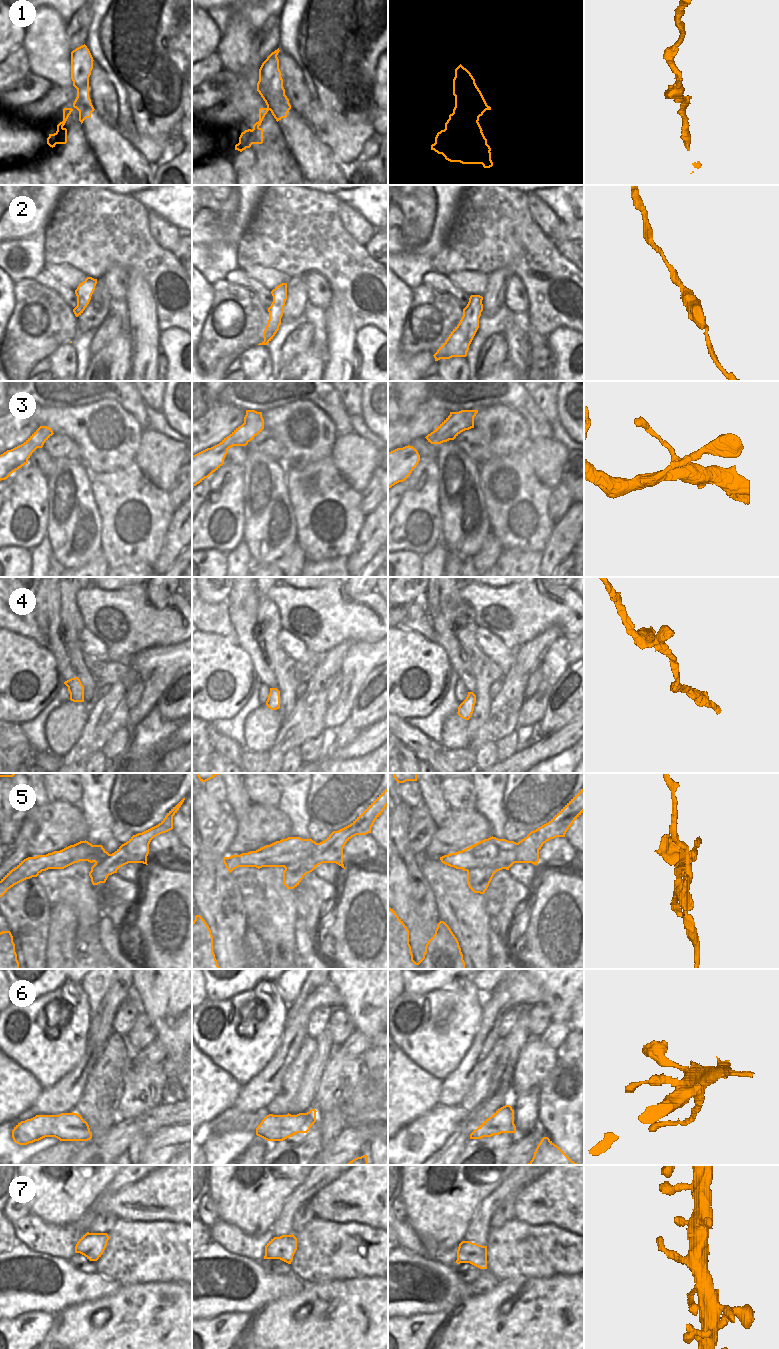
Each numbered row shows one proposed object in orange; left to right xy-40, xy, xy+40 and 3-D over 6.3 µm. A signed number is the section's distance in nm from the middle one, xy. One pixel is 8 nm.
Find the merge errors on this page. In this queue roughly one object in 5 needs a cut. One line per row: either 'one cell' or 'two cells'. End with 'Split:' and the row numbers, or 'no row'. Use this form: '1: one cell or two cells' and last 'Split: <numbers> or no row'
1: one cell
2: one cell
3: one cell
4: one cell
5: two cells
6: one cell
7: one cell
Split: 5

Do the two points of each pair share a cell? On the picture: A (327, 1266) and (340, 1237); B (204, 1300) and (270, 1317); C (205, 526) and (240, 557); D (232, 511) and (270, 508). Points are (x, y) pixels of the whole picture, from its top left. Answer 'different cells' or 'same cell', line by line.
A: same cell
B: different cells
C: different cells
D: different cells

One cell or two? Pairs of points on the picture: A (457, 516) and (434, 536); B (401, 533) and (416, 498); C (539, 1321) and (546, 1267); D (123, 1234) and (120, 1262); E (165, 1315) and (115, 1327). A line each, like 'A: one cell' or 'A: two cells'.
A: two cells
B: one cell
C: two cells
D: one cell
E: one cell

